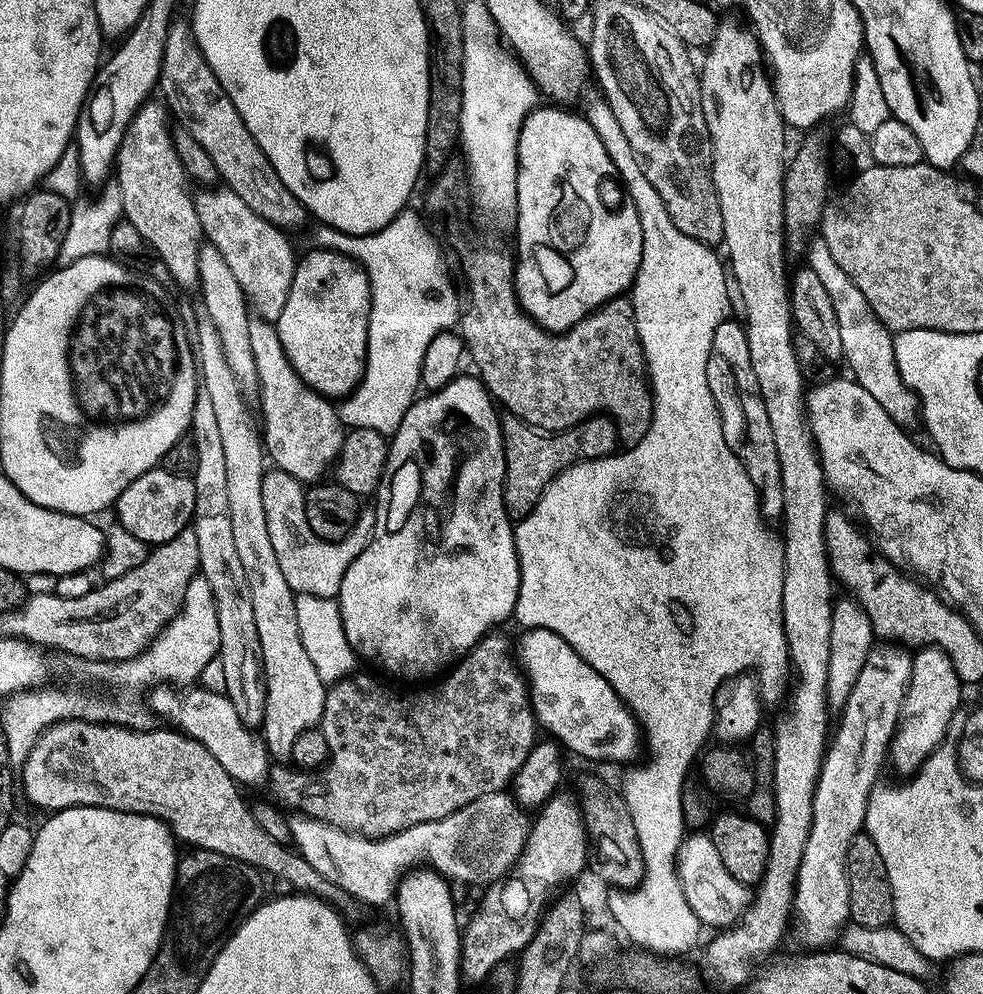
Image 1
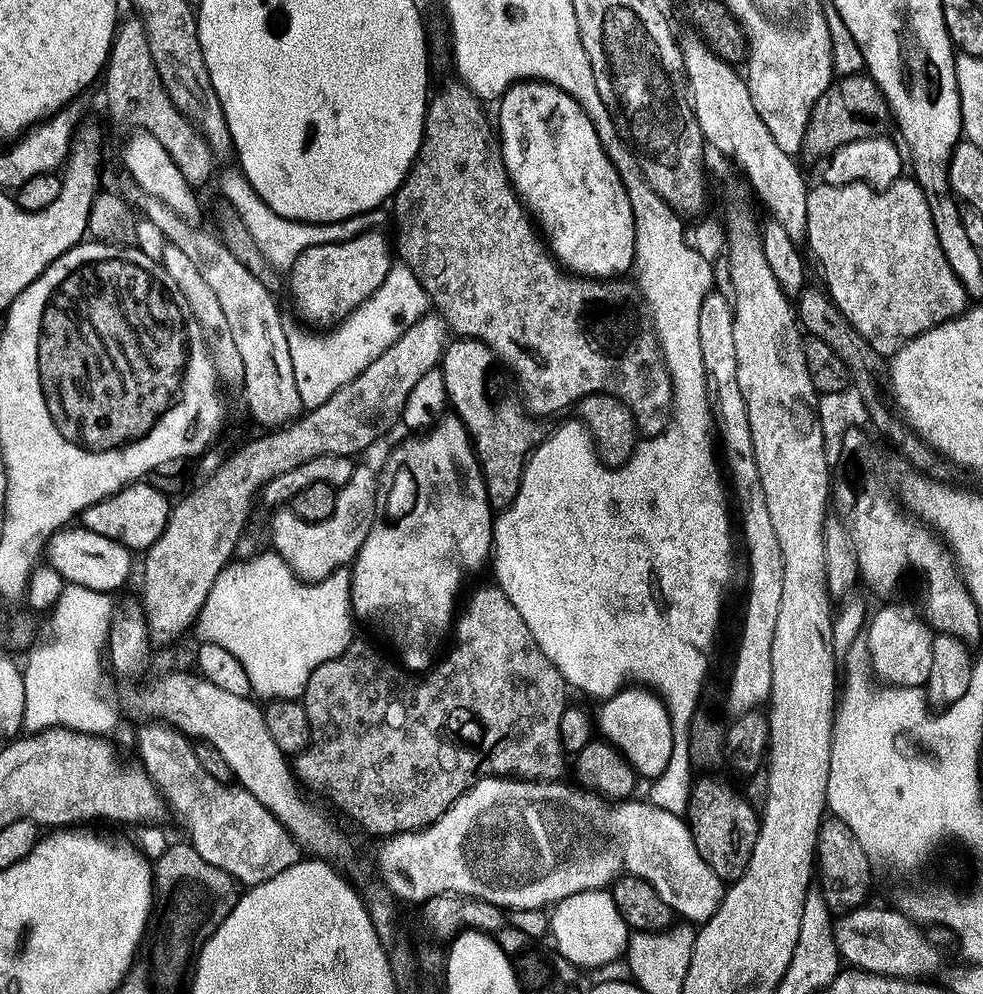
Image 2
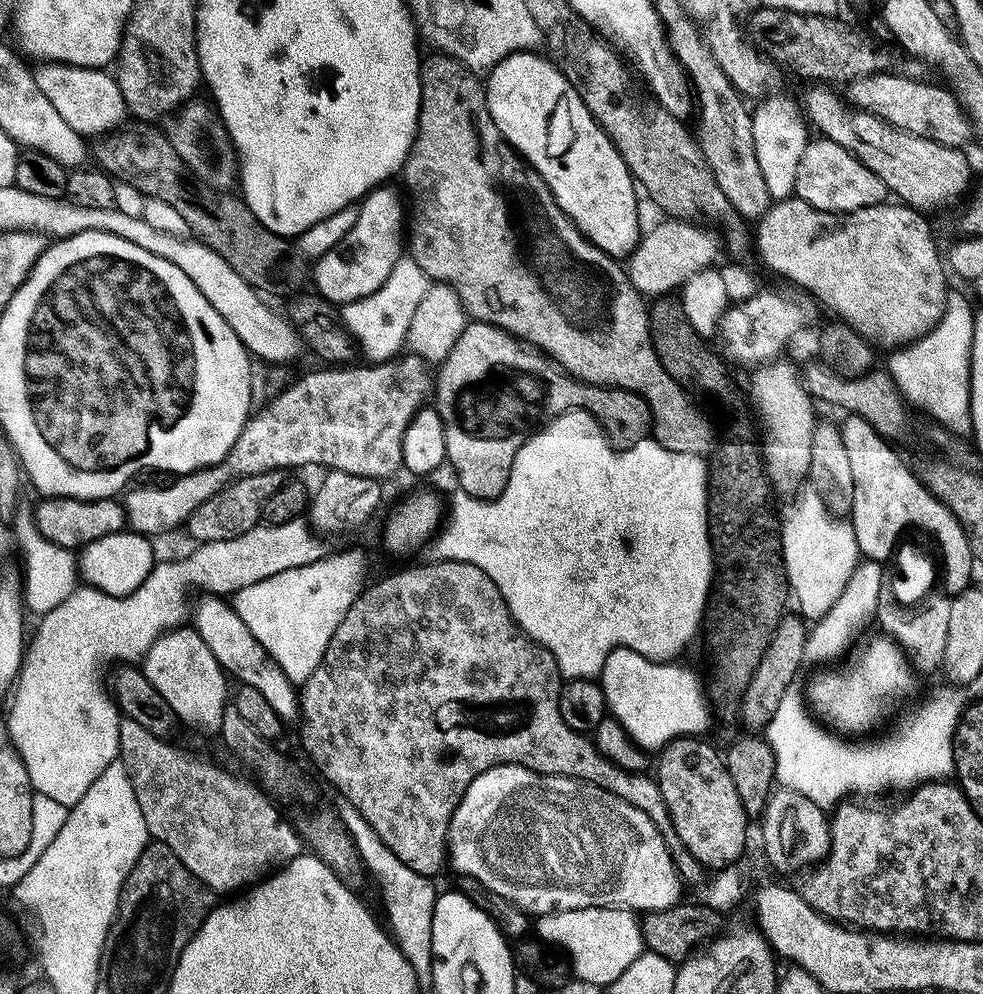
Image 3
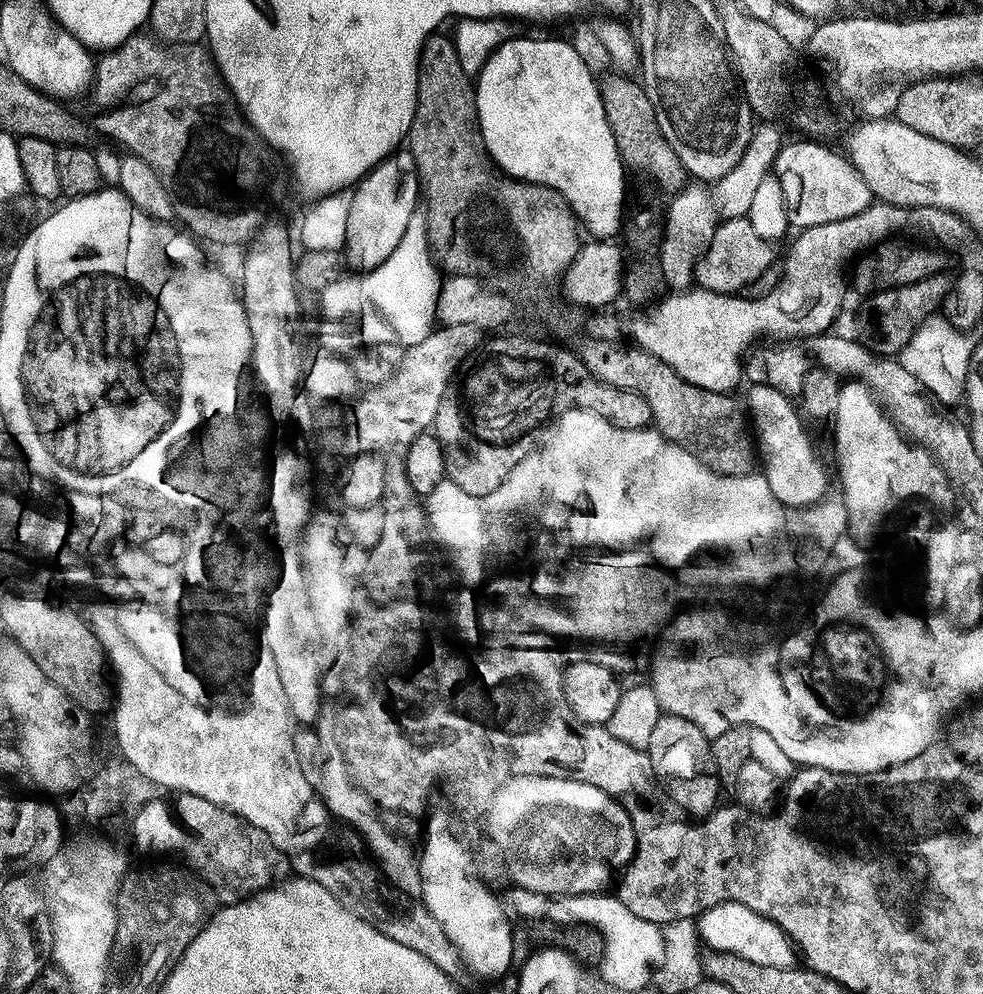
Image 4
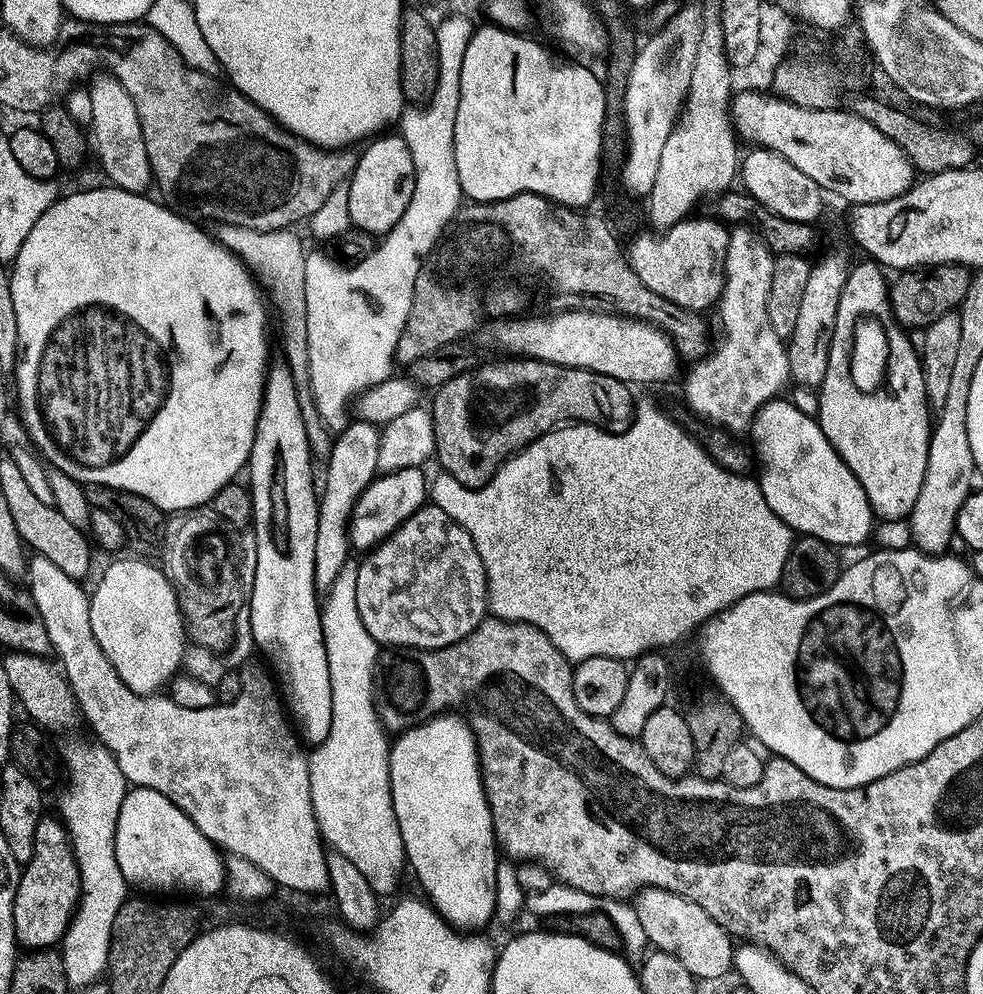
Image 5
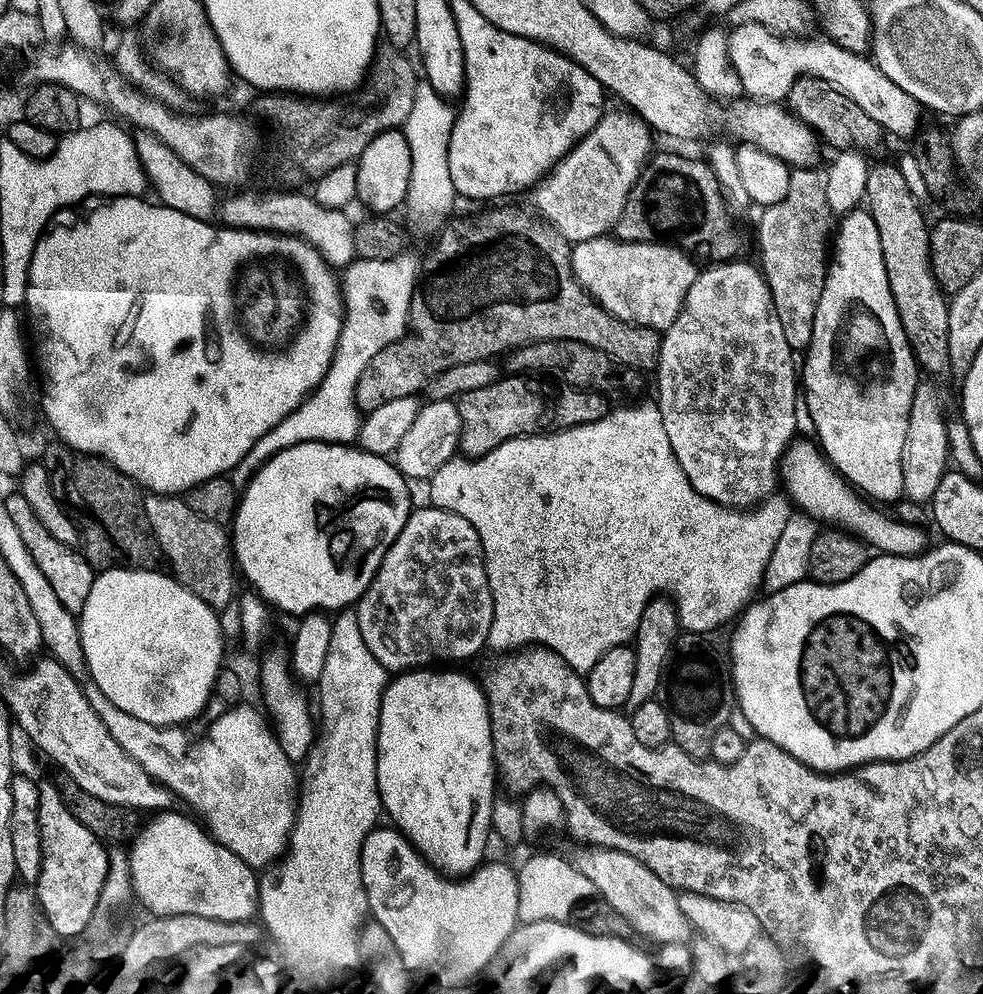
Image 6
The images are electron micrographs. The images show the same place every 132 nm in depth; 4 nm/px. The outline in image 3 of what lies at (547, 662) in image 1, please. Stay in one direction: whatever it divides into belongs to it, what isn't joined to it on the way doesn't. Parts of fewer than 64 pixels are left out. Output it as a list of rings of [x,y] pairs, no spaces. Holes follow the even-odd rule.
[[[616,648],[609,654],[598,680],[604,690],[604,699],[608,701],[611,719],[617,720],[640,748],[660,750],[671,740],[699,737],[707,730],[708,723],[713,723],[714,713],[702,680],[700,684],[699,678],[690,669],[683,668],[680,662],[648,660],[629,648]]]

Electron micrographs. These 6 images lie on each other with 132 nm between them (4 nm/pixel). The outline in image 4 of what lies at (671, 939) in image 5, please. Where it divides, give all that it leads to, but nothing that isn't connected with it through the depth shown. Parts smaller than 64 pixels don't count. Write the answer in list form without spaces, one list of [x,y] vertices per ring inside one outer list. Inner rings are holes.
[[[726,902],[701,912],[698,917],[699,939],[713,953],[737,956],[760,966],[793,967],[794,945],[770,920],[738,902]]]

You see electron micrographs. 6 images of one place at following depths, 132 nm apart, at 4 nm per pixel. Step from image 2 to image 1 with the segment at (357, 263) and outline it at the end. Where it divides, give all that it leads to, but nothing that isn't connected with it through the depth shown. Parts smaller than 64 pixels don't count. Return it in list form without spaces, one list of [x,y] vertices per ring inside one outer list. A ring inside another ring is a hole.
[[[312,250],[297,263],[286,306],[274,325],[286,358],[302,382],[327,398],[344,398],[355,392],[364,376],[371,309],[368,275],[355,260],[341,252]]]

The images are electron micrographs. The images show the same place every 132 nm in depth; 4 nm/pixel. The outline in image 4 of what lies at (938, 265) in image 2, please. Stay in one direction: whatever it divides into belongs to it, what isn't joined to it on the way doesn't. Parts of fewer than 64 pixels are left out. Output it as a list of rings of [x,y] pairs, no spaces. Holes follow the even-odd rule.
[[[748,219],[720,220],[712,240],[694,265],[695,283],[697,280],[700,283],[697,285],[706,292],[739,293],[751,286],[767,268],[773,267],[772,248],[771,243],[754,234]]]

